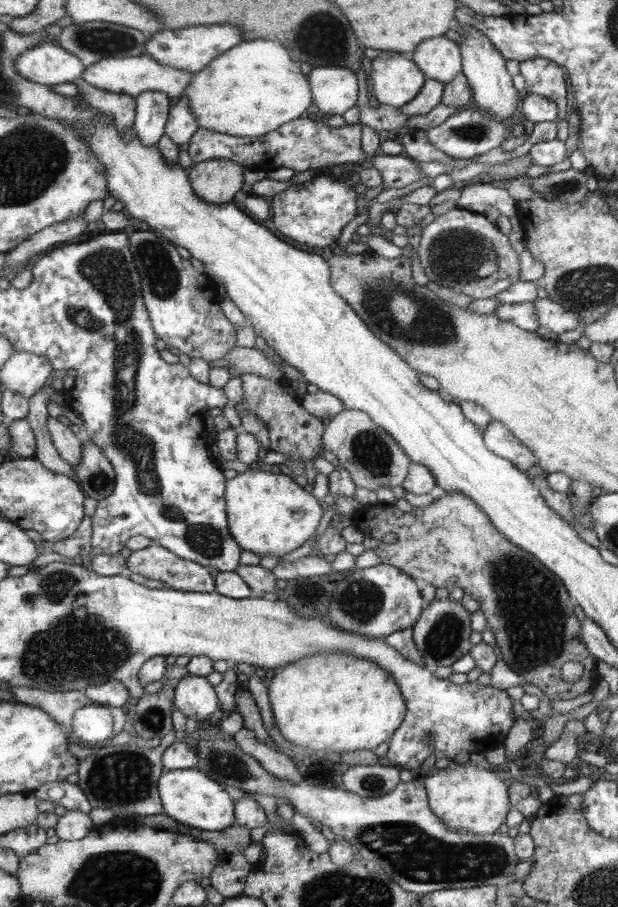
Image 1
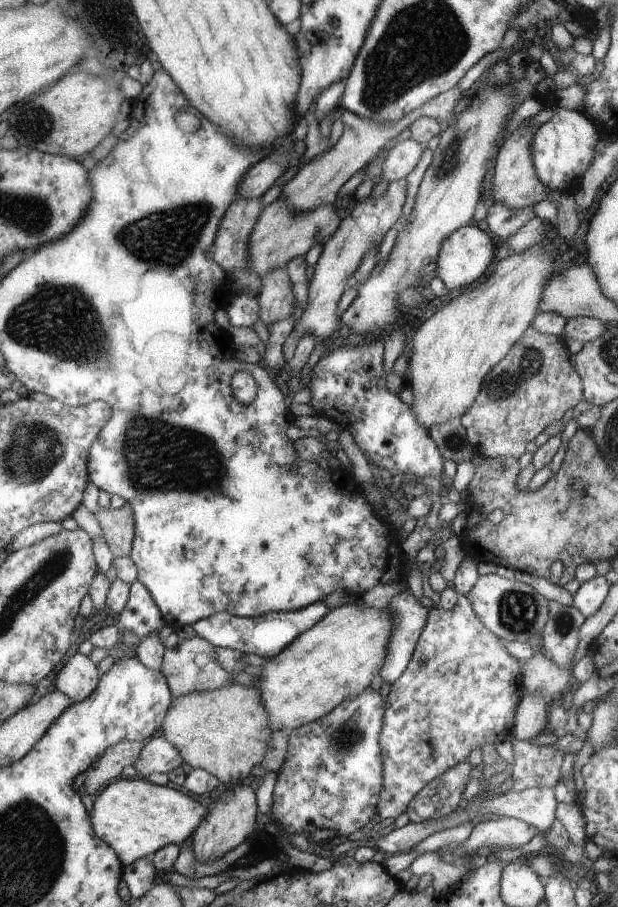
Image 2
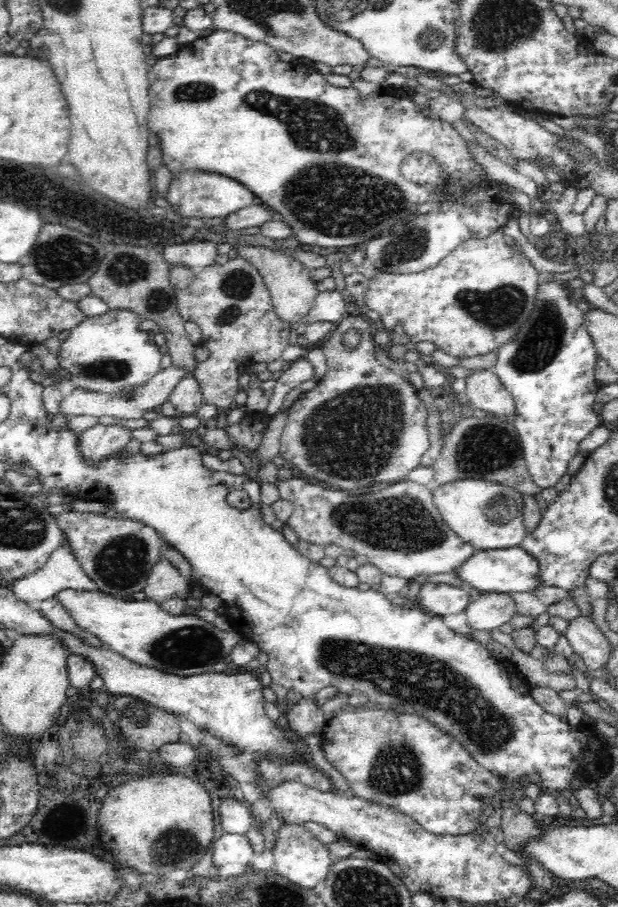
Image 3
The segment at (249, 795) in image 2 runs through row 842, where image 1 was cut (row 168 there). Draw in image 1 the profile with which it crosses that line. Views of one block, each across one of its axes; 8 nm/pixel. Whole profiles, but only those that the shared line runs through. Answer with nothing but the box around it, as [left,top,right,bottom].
[189,159,244,204]

